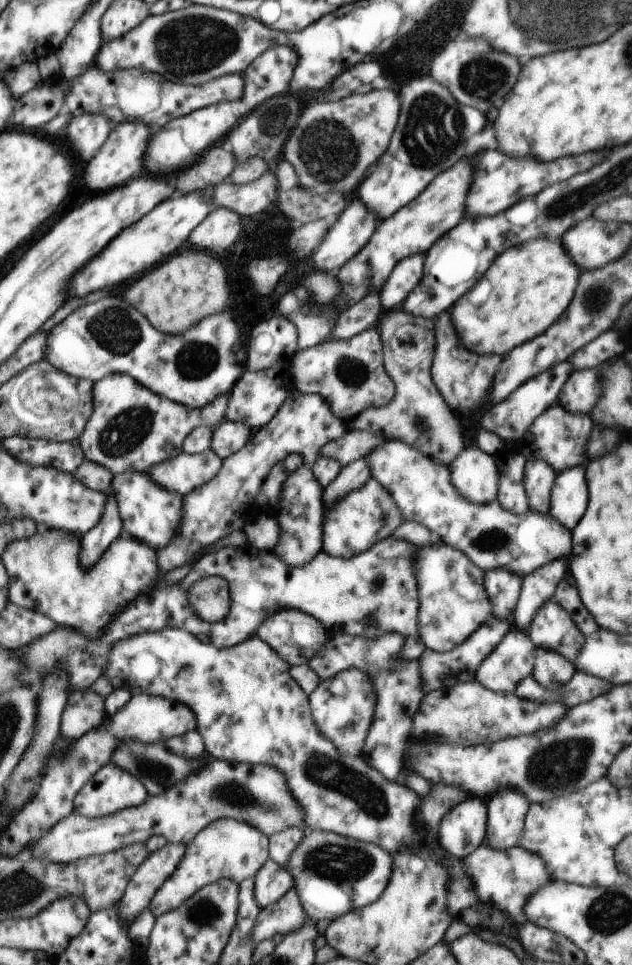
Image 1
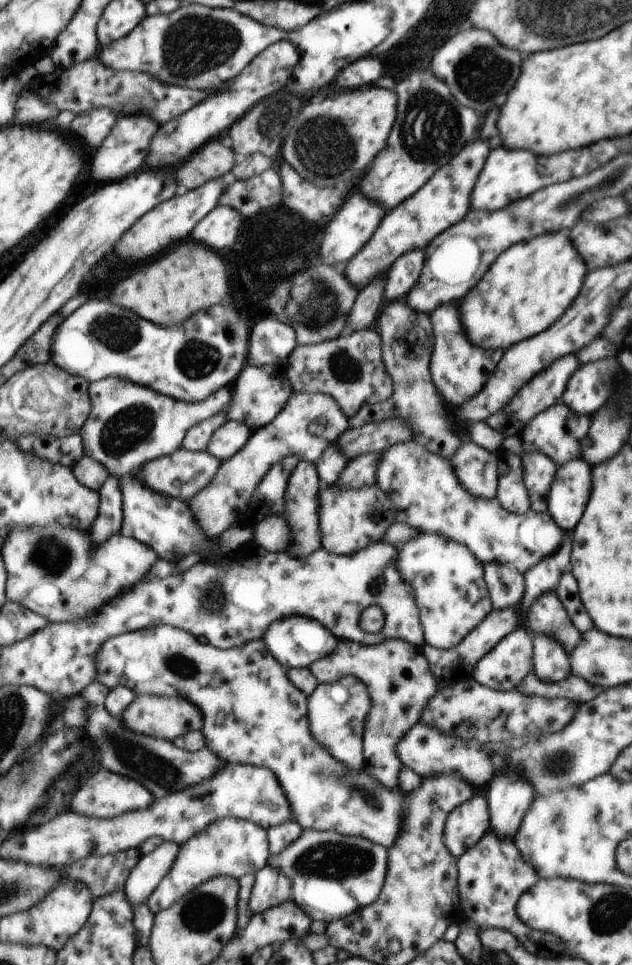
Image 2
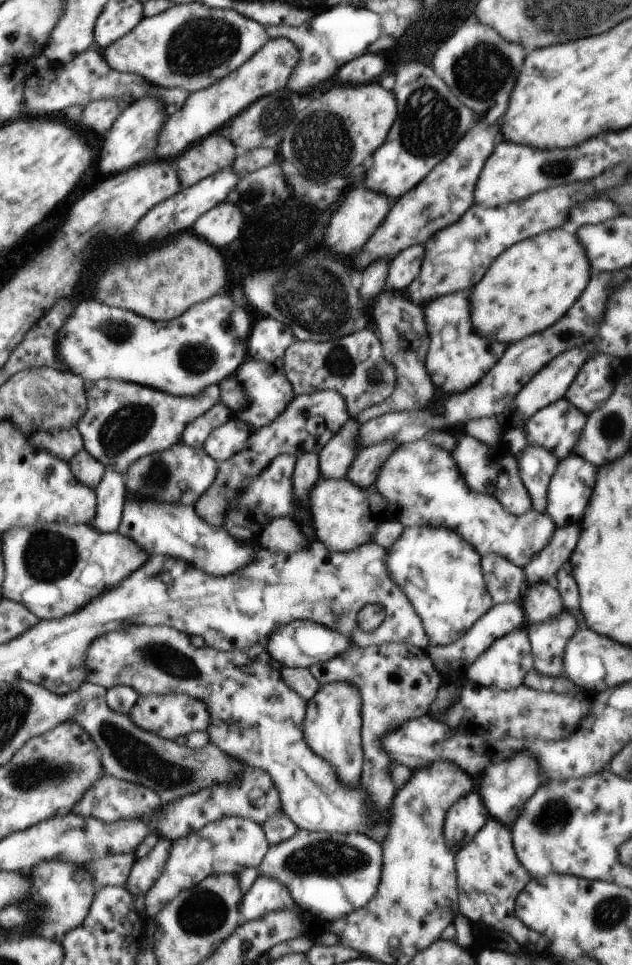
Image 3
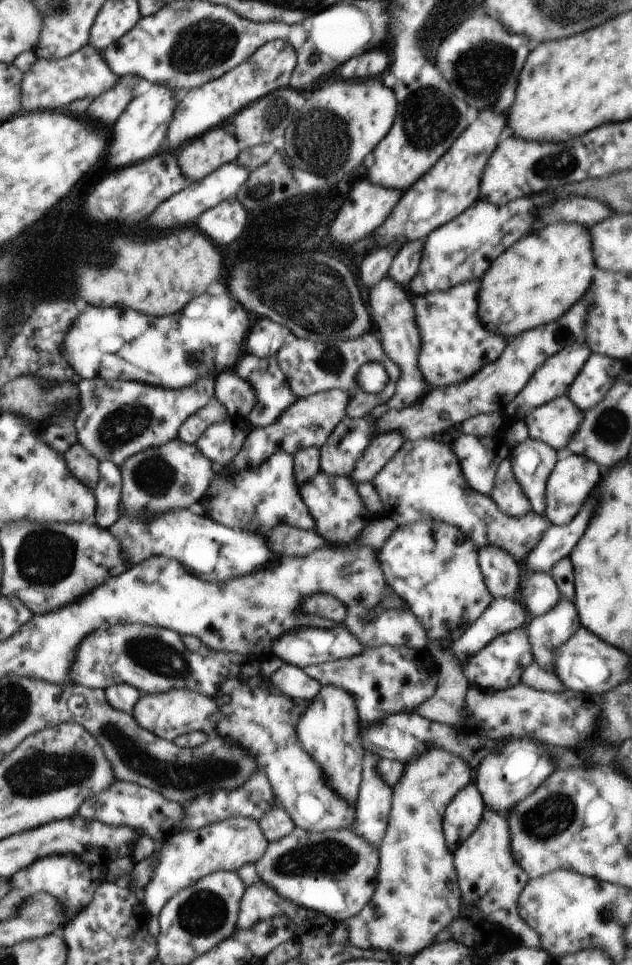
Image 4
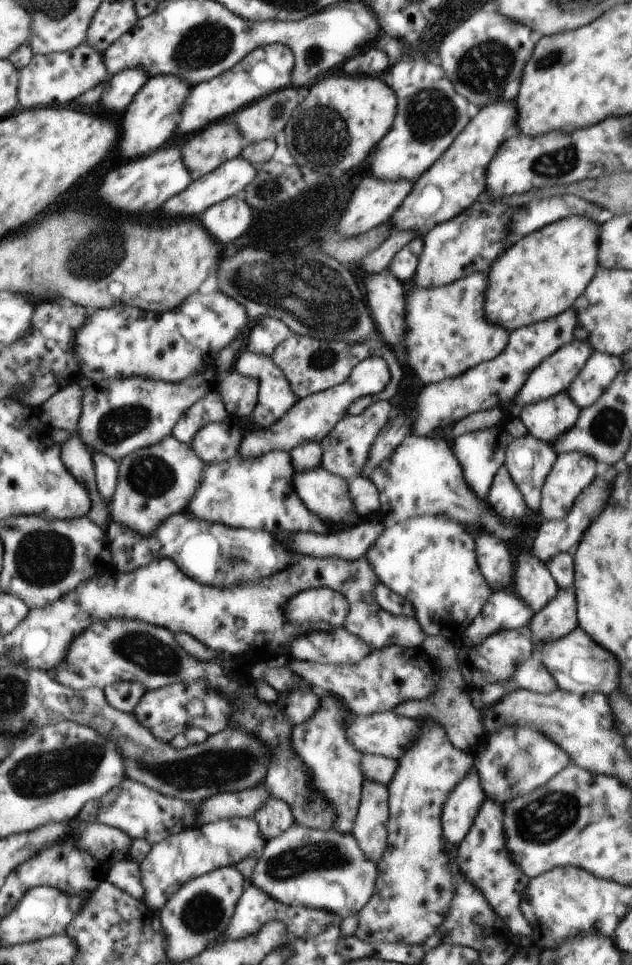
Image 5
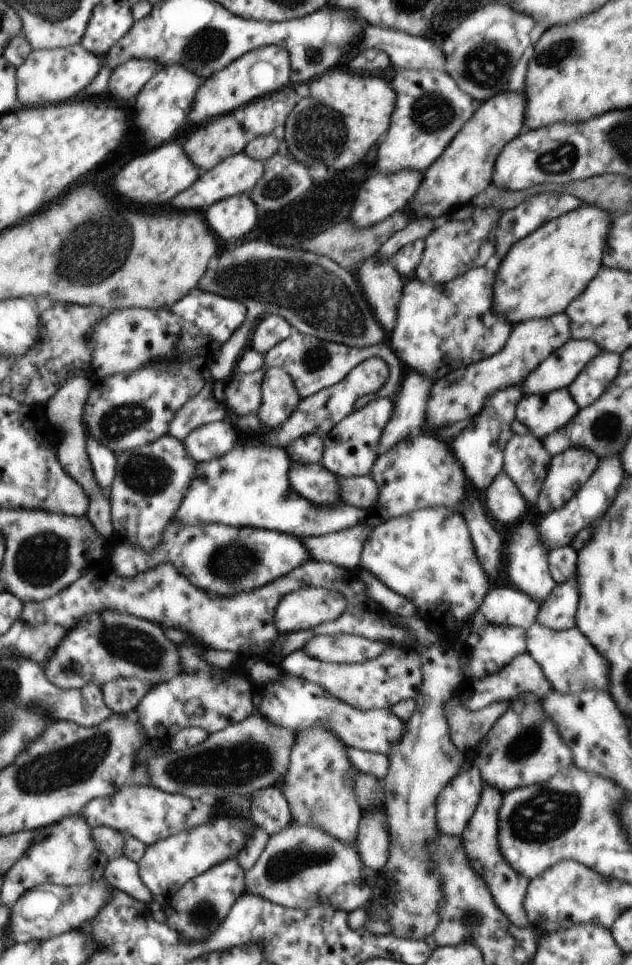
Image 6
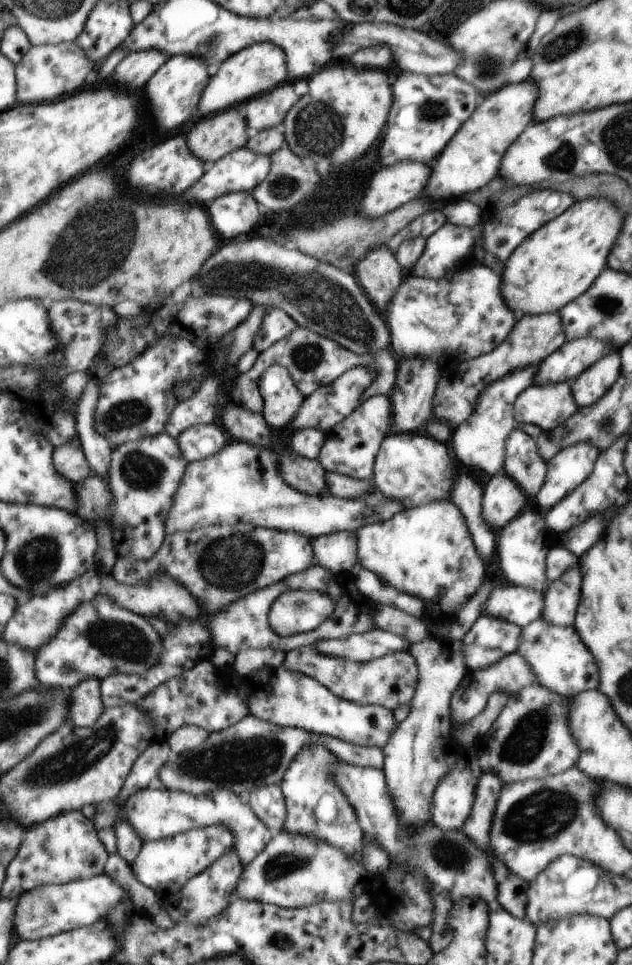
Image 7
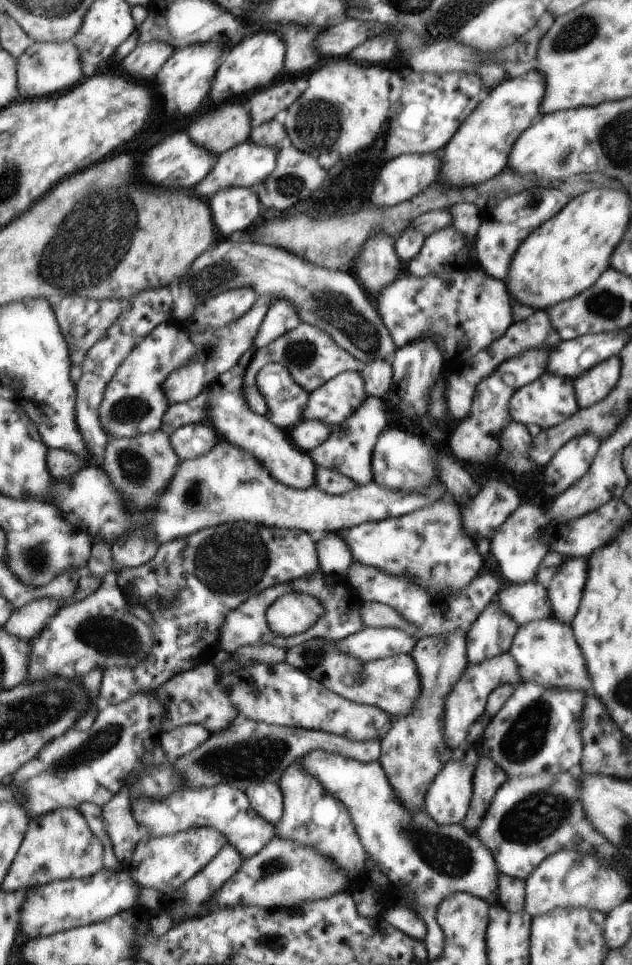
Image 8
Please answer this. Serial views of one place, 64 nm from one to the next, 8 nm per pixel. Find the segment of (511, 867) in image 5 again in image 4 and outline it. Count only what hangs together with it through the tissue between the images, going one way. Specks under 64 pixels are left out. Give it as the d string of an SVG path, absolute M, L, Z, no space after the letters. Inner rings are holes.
M488 807L485 810L482 824L454 852L454 866L456 866L456 876L460 884L461 902L480 910L480 914L486 920L500 922L516 938L520 938L524 946L540 948L540 936L516 912L516 900L530 878L517 860L514 860L506 814L494 812Z

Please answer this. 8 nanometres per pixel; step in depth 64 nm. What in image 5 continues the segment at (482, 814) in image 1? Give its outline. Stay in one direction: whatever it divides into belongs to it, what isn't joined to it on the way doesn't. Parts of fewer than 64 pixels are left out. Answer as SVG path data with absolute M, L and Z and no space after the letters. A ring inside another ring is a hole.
M472 770L444 804L441 825L443 836L448 840L447 846L458 846L464 840L464 836L474 824L476 814L480 812L482 802L486 799L487 796L480 788L478 774Z

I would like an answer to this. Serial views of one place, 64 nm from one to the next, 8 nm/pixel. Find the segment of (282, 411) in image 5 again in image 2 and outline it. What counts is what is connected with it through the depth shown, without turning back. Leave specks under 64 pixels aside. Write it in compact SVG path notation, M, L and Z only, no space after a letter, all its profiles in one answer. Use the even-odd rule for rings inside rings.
M282 364L273 366L253 367L246 366L245 370L237 376L236 382L231 387L232 398L229 400L227 418L230 421L240 422L250 426L252 432L270 424L276 415L284 408L290 398L293 388L287 377L286 368Z

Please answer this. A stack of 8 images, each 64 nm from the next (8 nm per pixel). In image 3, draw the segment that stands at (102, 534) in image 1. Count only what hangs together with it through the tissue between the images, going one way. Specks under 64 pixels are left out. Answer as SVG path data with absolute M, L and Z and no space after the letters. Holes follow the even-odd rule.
M105 467L104 476L98 483L97 506L98 520L94 520L94 528L100 532L116 532L120 526L127 490L125 476L110 467Z

